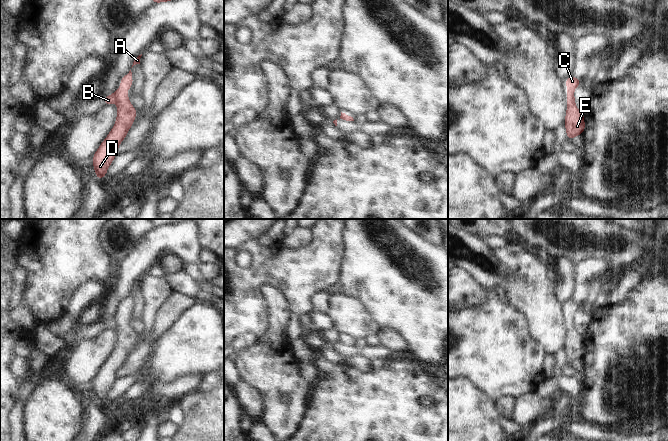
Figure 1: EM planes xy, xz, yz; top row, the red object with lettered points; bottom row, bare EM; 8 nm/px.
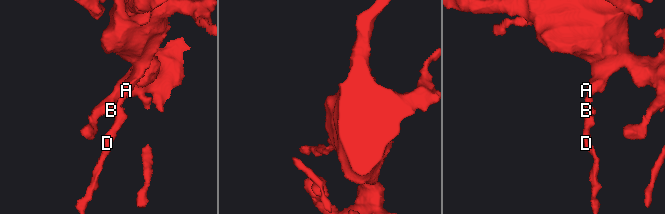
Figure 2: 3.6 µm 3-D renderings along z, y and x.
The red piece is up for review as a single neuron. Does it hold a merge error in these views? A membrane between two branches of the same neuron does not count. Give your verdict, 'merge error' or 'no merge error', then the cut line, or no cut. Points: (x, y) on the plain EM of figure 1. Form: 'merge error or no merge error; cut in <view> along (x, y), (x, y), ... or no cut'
no merge error; no cut

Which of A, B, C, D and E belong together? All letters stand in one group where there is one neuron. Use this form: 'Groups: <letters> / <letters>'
Groups: A B C D E

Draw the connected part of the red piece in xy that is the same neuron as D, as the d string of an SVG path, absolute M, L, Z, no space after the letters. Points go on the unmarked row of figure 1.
M130 294L128 298L121 301L119 313L113 318L102 322L103 327L107 329L112 329L113 324L116 324L117 343L107 362L103 364L92 382L98 404L102 404L107 399L107 393L118 377L119 368L125 363L136 342L138 335L132 330L126 318L126 315L130 314L132 308L133 301Z

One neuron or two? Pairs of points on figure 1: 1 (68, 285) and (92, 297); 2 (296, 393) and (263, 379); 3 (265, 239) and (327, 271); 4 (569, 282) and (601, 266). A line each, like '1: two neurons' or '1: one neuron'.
1: two neurons
2: one neuron
3: two neurons
4: two neurons

